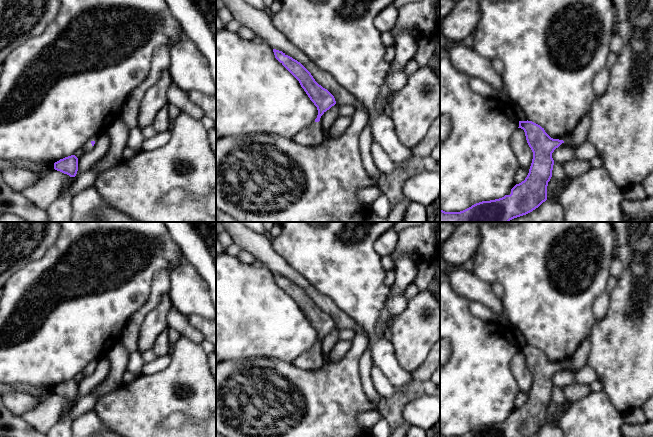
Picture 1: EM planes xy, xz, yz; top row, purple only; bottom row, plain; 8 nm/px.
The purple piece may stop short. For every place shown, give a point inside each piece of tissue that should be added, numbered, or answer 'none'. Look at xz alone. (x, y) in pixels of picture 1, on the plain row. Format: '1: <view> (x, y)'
1: xz (312, 359)

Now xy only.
1: xy (88, 370)

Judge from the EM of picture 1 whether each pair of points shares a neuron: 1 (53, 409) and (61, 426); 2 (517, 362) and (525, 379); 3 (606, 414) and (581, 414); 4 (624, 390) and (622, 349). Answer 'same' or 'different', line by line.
1: different
2: same
3: same
4: same

